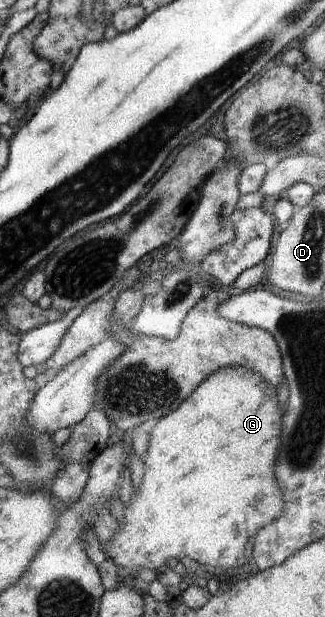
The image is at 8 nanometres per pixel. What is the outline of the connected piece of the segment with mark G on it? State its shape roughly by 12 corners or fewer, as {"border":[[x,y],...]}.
{"border":[[224,366],[149,436],[103,550],[122,574],[247,563],[284,510],[282,409]]}

